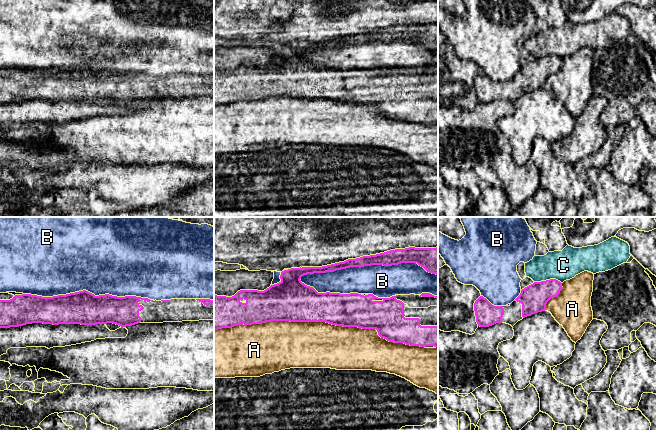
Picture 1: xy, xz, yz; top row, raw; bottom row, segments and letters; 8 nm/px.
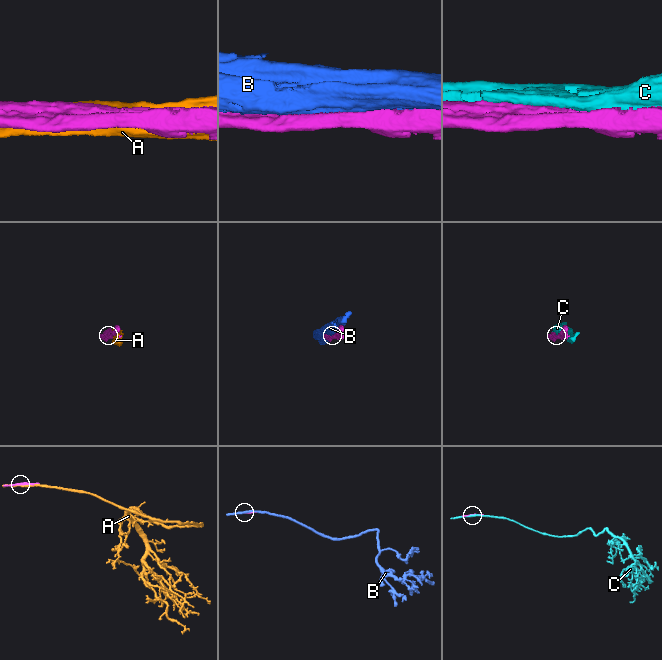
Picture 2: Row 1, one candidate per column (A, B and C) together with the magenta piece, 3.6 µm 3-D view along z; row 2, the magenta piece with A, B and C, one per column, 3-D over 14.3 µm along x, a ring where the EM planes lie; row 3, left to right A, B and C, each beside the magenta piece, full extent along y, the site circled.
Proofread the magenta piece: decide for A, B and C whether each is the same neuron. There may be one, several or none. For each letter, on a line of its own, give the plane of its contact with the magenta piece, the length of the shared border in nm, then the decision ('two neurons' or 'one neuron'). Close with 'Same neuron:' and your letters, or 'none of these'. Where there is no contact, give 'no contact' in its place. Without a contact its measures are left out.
A: xz | 1700 nm | two neurons
B: xz | 1100 nm | two neurons
C: yz | 220 nm | two neurons
Same neuron: none of these

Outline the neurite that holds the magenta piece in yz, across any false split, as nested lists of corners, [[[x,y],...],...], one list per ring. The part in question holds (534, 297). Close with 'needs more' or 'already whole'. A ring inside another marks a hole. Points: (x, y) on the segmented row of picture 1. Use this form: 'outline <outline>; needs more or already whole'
outline [[[556,279],[534,282],[522,289],[509,306],[494,306],[480,296],[474,303],[476,322],[480,327],[496,323],[506,323],[513,327],[523,318],[545,311],[547,302],[557,297],[562,288],[562,283]]]; needs more

